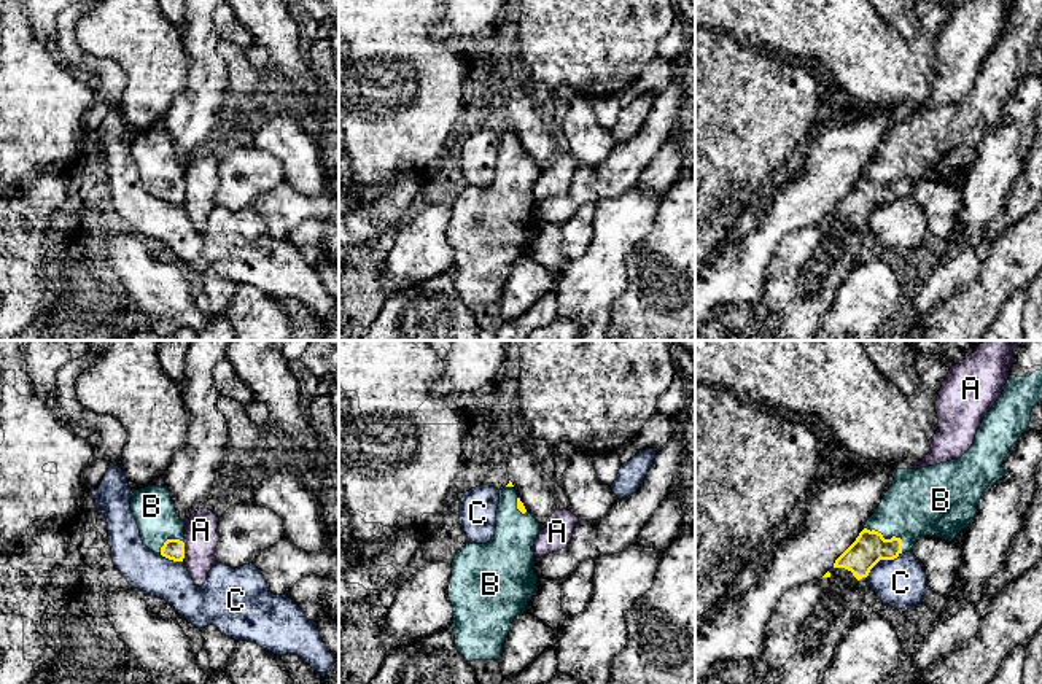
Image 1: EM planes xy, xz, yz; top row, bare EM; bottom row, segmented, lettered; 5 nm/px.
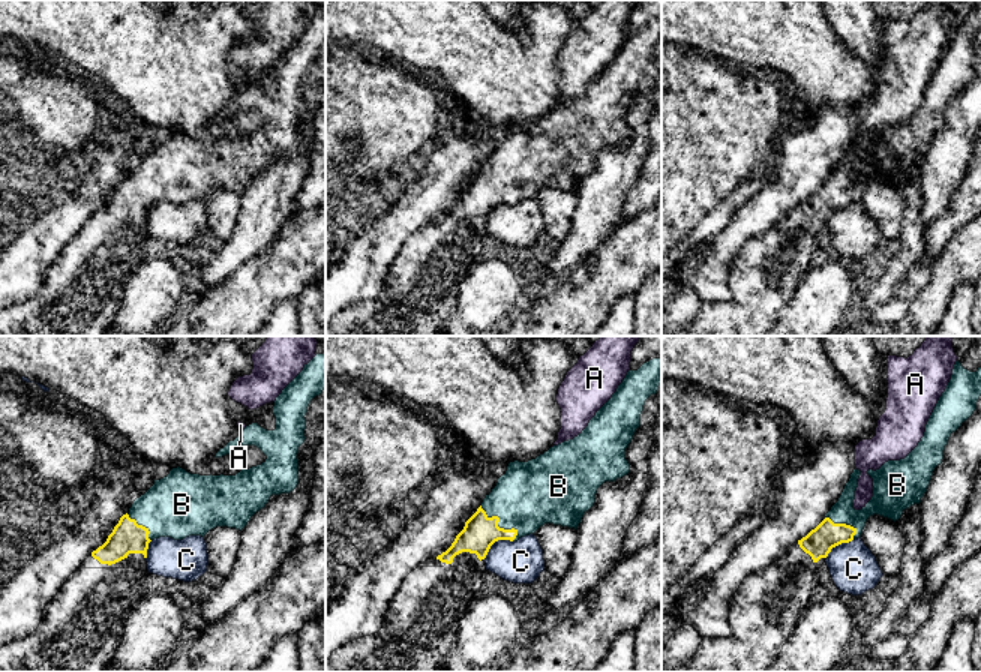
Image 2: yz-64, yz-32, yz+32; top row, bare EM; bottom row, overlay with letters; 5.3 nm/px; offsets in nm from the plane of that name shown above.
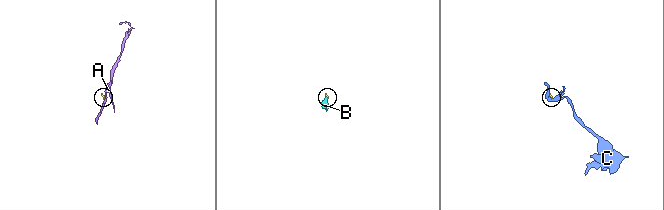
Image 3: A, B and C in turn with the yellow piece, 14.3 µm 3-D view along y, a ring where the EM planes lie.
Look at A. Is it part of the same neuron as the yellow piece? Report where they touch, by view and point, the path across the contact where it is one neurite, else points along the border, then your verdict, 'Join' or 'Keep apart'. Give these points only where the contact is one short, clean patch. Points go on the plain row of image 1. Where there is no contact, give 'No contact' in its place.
Touches yellow at xy (183, 196). Boundary: xy (185, 186), (185, 201), (182, 204). Keep apart

